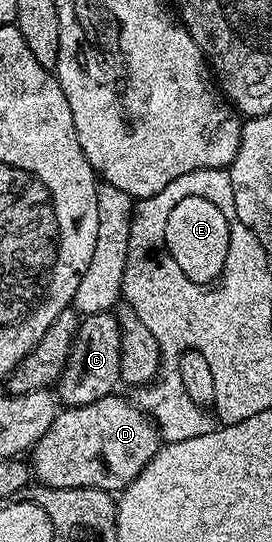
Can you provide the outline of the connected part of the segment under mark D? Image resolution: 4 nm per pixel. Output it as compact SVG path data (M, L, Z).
M114 393L103 397L99 401L91 401L91 405L79 405L78 407L65 407L58 410L55 421L51 421L51 429L47 429L47 433L43 433L43 437L38 439L31 448L31 475L34 480L42 487L94 487L100 491L108 491L110 493L120 493L125 490L127 485L131 485L131 481L135 481L135 477L139 477L141 470L149 464L155 457L157 448L162 446L163 439L157 436L159 431L158 424L154 423L136 402L120 399L120 394Z

